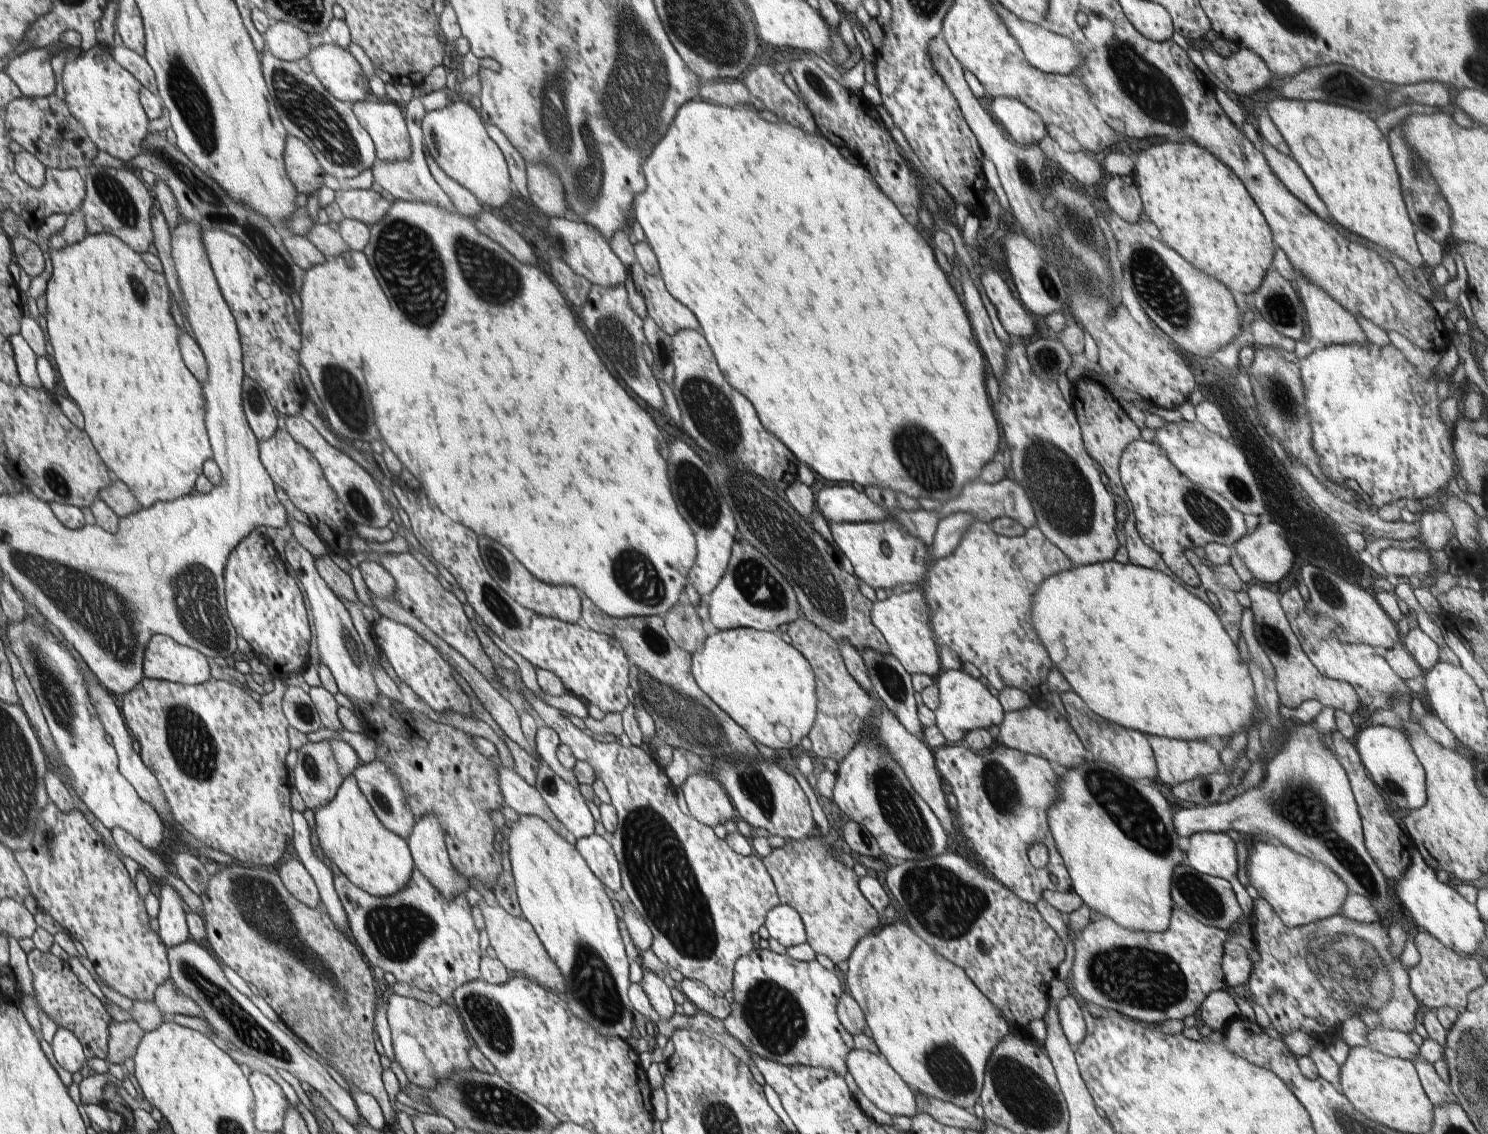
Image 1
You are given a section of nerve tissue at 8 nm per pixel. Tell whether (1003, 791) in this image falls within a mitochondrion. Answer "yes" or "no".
yes

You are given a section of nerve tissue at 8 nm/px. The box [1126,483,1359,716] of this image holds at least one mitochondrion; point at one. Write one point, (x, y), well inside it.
(1202, 509)

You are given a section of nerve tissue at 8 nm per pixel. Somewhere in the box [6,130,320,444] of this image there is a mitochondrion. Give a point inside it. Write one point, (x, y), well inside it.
(157, 153)

